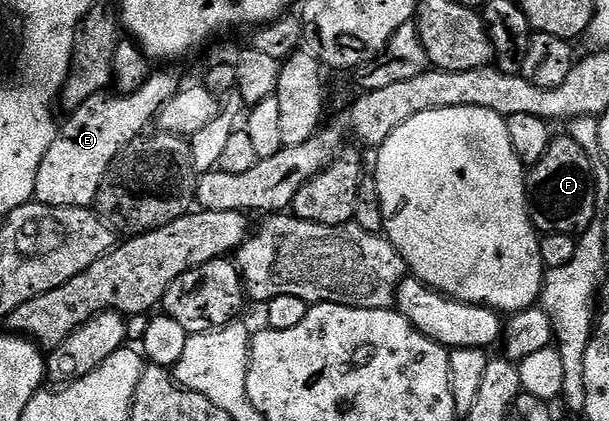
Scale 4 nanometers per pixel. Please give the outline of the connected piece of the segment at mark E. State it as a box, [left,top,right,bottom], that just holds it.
[33,71,183,208]

